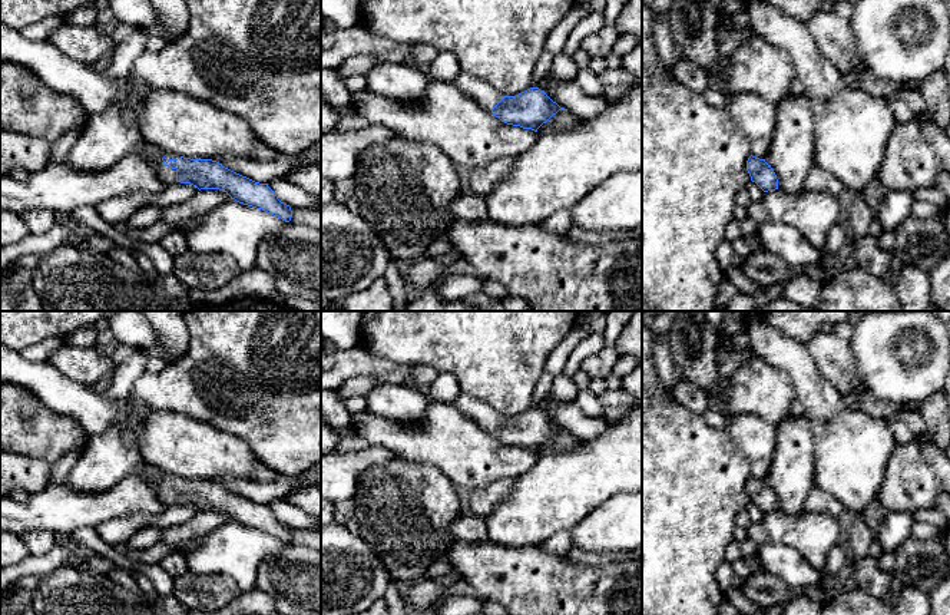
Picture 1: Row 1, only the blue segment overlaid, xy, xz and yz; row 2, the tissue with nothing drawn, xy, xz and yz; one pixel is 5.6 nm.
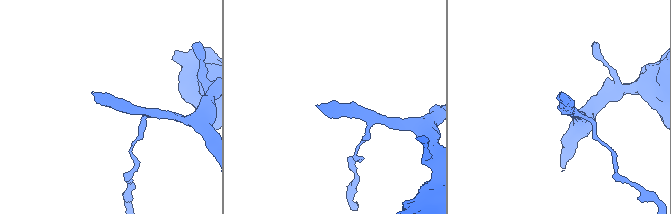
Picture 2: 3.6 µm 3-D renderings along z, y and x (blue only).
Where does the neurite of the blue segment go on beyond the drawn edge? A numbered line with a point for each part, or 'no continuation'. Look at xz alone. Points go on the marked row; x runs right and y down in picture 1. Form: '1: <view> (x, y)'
1: xz (482, 92)

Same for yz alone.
no continuation

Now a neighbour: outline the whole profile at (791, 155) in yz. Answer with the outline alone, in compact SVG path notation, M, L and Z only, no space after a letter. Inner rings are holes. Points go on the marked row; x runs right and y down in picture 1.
M792 95L777 108L775 136L765 162L774 169L778 189L801 194L815 159L815 115L805 95Z

